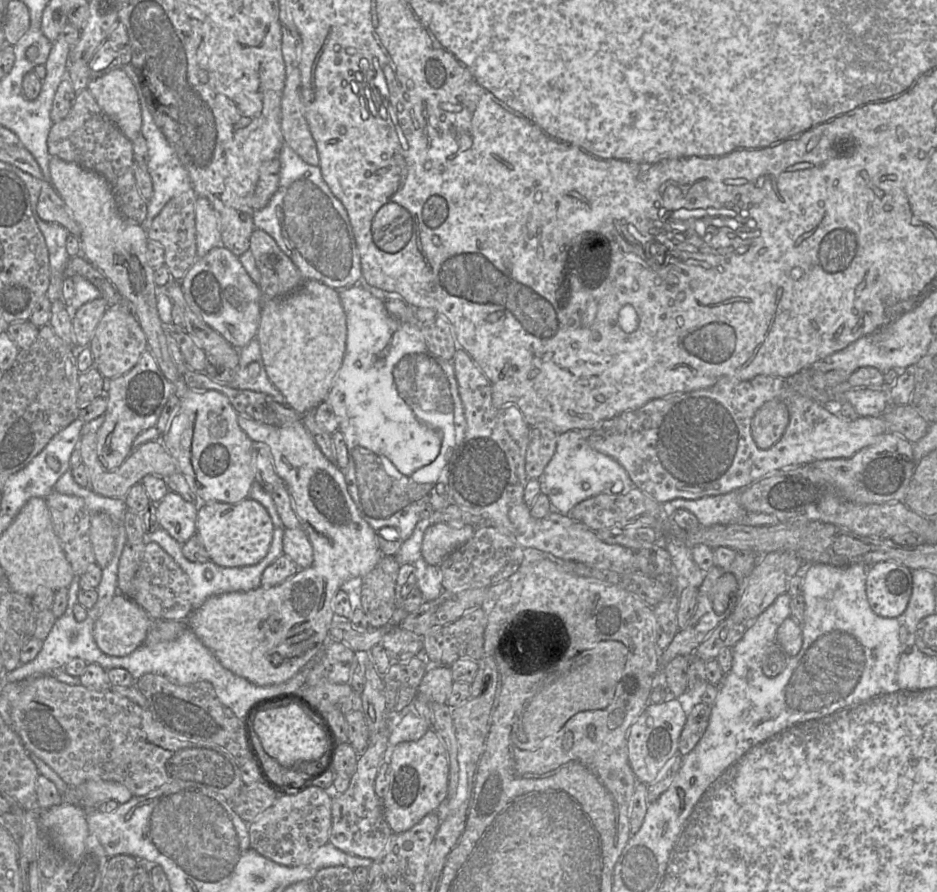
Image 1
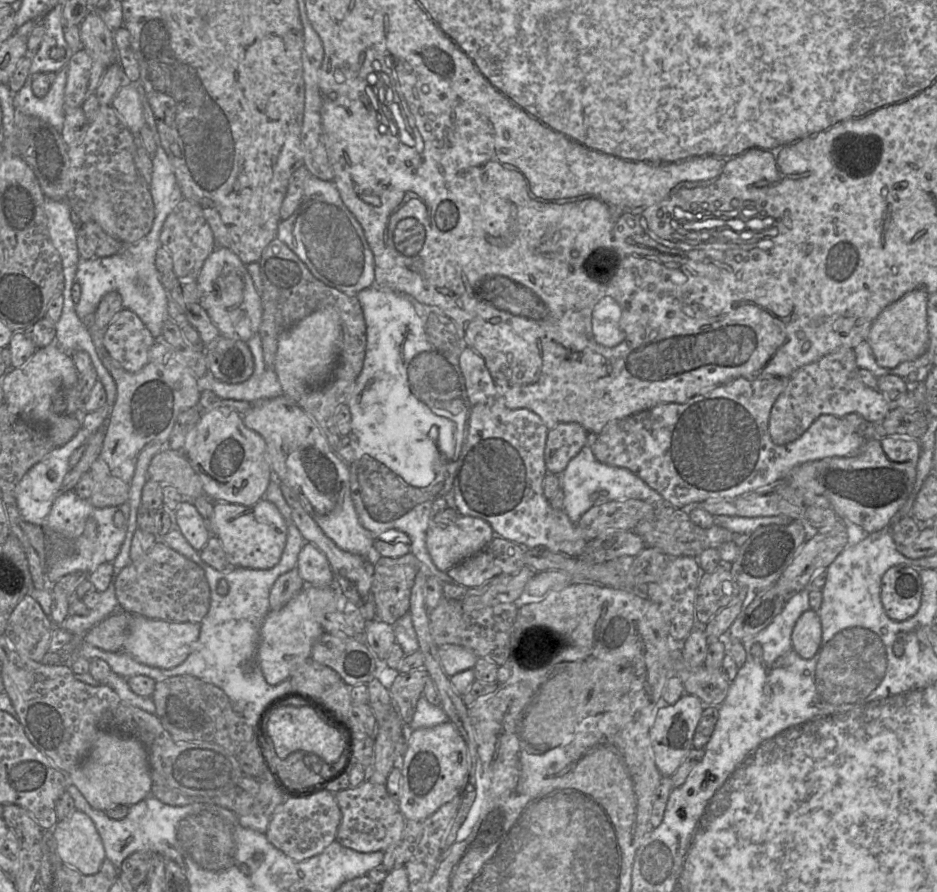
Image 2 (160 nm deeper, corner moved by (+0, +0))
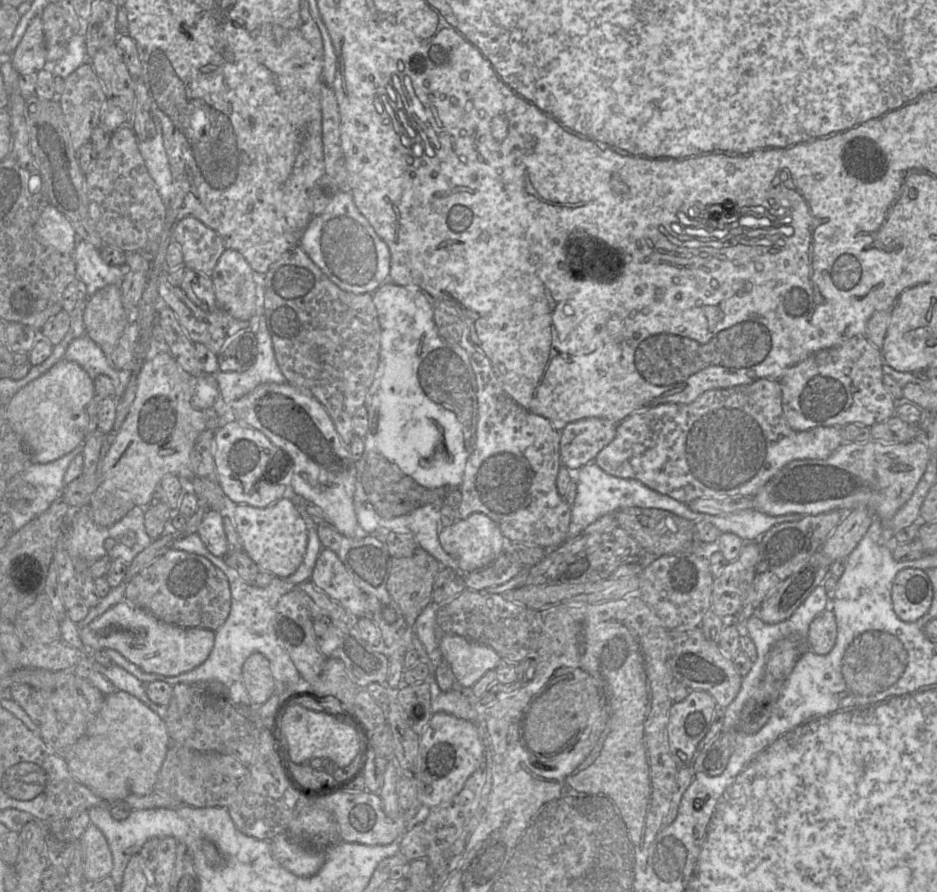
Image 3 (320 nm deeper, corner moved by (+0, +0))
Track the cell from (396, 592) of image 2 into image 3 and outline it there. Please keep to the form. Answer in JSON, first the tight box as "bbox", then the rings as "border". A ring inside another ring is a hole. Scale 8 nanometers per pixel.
{"bbox":[387,547,442,627],"border":[[[419,547],[409,557],[391,558],[387,592],[409,627],[414,626],[420,613],[432,602],[433,583],[442,568],[433,556]]]}

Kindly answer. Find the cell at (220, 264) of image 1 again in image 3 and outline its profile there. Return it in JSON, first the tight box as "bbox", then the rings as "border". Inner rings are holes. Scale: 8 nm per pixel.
{"bbox":[211,249,260,333],"border":[[[225,249],[211,276],[217,308],[235,319],[250,321],[250,332],[256,333],[260,316],[256,315],[254,270],[237,251]]]}

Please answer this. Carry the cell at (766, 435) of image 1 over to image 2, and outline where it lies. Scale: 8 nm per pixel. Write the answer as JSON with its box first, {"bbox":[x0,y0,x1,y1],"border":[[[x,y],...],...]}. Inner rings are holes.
{"bbox":[768,349,893,445],"border":[[[840,349],[796,370],[775,400],[769,415],[768,431],[774,444],[785,445],[799,438],[821,415],[839,418],[855,413],[869,424],[880,423],[893,407],[893,403],[878,389],[866,386],[857,374],[854,349]]]}

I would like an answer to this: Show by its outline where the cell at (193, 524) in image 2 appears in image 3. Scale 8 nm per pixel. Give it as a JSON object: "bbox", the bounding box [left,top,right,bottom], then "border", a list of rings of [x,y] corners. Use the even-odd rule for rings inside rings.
{"bbox":[197,510,230,558],"border":[[[209,510],[203,516],[197,534],[205,547],[217,557],[223,558],[230,550],[223,527],[223,517],[217,511]]]}

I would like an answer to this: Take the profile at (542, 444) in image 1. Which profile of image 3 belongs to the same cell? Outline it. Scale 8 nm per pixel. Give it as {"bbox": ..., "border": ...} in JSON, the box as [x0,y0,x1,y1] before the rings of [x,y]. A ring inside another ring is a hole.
{"bbox":[560,418,616,472],"border":[[[602,418],[581,419],[566,425],[560,431],[560,461],[562,467],[576,472],[586,464],[594,462],[599,452],[614,439],[616,429],[616,423]]]}

